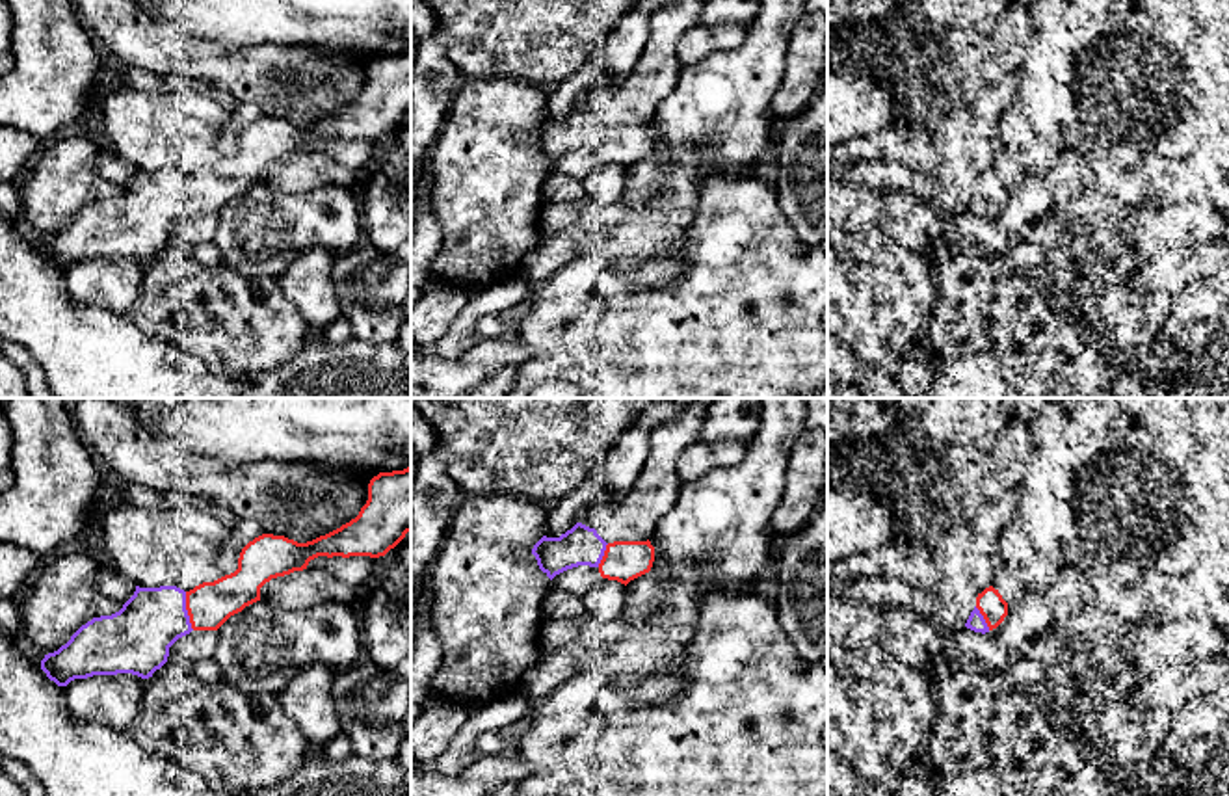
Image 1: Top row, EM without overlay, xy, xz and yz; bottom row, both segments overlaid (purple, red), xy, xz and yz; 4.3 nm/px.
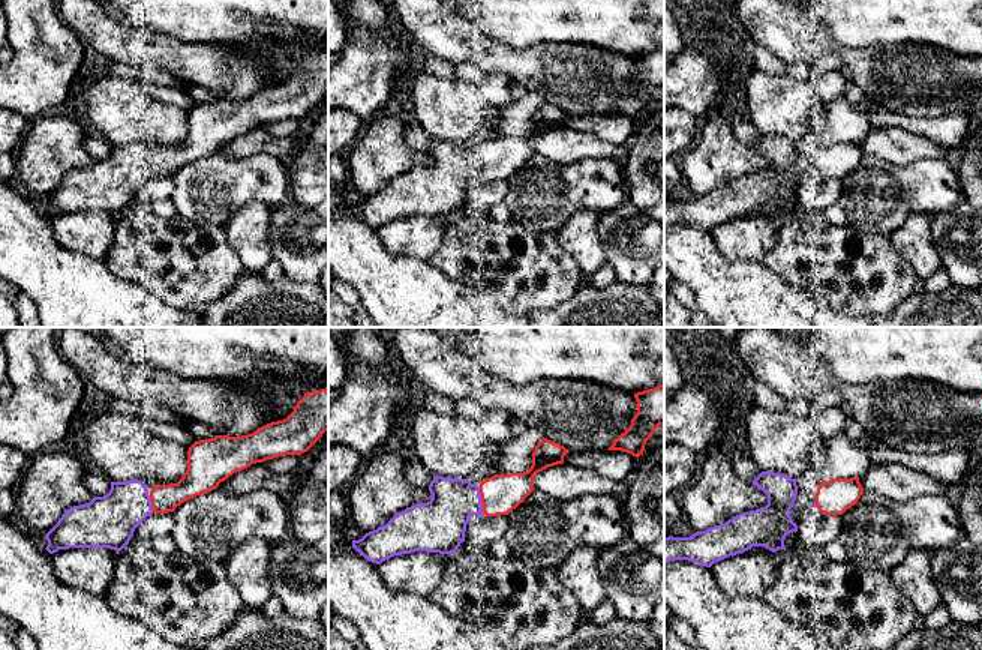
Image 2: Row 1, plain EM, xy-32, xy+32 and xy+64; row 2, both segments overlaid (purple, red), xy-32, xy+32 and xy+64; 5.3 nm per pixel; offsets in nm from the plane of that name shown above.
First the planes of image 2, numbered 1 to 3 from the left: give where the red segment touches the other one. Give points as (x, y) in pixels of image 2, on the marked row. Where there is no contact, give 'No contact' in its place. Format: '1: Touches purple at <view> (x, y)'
1: Touches purple at xy-32 (150, 503)
2: Touches purple at xy+32 (480, 500)
3: Touches purple at xy+64 (814, 505)

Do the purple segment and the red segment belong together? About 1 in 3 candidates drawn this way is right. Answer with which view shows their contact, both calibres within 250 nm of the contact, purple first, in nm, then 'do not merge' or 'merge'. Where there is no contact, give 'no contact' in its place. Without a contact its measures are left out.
contact in xy; calibres 280 and 200 nm; merge

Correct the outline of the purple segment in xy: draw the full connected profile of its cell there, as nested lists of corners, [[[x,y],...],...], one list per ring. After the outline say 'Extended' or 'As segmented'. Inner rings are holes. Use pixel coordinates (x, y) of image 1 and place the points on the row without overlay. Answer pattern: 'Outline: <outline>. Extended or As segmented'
Outline: [[[411,50],[379,56],[368,67],[368,84],[359,99],[340,112],[307,126],[284,119],[262,117],[249,125],[238,141],[238,153],[214,166],[203,166],[190,175],[177,169],[139,171],[112,199],[93,201],[82,208],[58,234],[45,238],[41,253],[58,270],[93,259],[132,257],[152,260],[169,240],[169,231],[192,214],[218,214],[231,199],[260,184],[260,171],[271,162],[307,153],[318,139],[385,139],[411,115]]]. Extended

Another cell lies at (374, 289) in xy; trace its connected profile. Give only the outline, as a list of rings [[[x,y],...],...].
[[[411,238],[392,253],[363,242],[337,255],[333,283],[353,338],[396,342],[400,327],[411,322]]]

